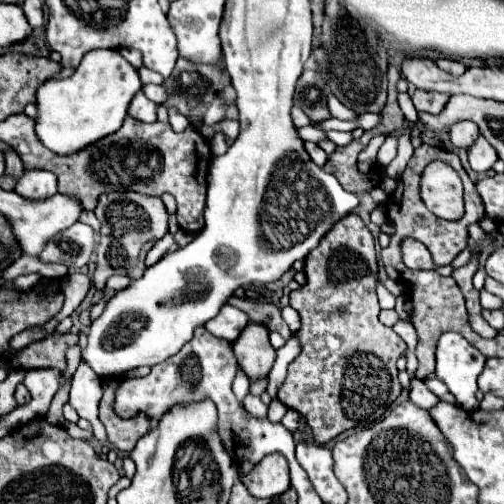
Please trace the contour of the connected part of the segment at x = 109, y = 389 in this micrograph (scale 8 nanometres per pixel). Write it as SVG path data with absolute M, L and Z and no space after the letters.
M115 379L103 381L103 389L105 389L105 395L103 395L101 405L99 405L99 419L107 429L109 443L119 451L129 453L129 451L133 451L139 437L143 433L149 433L151 423L145 415L137 415L129 421L121 421L113 413L113 397L115 397L115 389L117 389L117 381Z

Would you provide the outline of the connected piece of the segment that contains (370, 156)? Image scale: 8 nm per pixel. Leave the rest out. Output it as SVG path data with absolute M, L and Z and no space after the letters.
M377 135L377 137L373 137L373 139L369 141L369 145L359 153L359 169L361 169L363 173L367 173L369 167L375 163L377 151L379 151L379 147L383 145L383 141L385 141L385 135Z

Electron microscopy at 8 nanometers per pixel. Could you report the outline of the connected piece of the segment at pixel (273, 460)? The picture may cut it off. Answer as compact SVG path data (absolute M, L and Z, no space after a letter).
M271 453L263 457L261 463L257 463L241 481L253 497L261 499L281 495L291 487L289 467L281 453Z

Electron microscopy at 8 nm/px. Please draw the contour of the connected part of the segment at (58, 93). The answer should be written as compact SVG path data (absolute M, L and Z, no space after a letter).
M95 49L89 51L75 73L67 79L49 79L37 89L37 119L35 119L35 133L39 141L51 149L57 155L69 155L85 149L85 145L93 145L93 141L99 141L101 137L107 137L109 133L115 133L125 115L127 107L133 99L133 93L141 89L141 79L137 75L137 69L131 67L115 49Z

